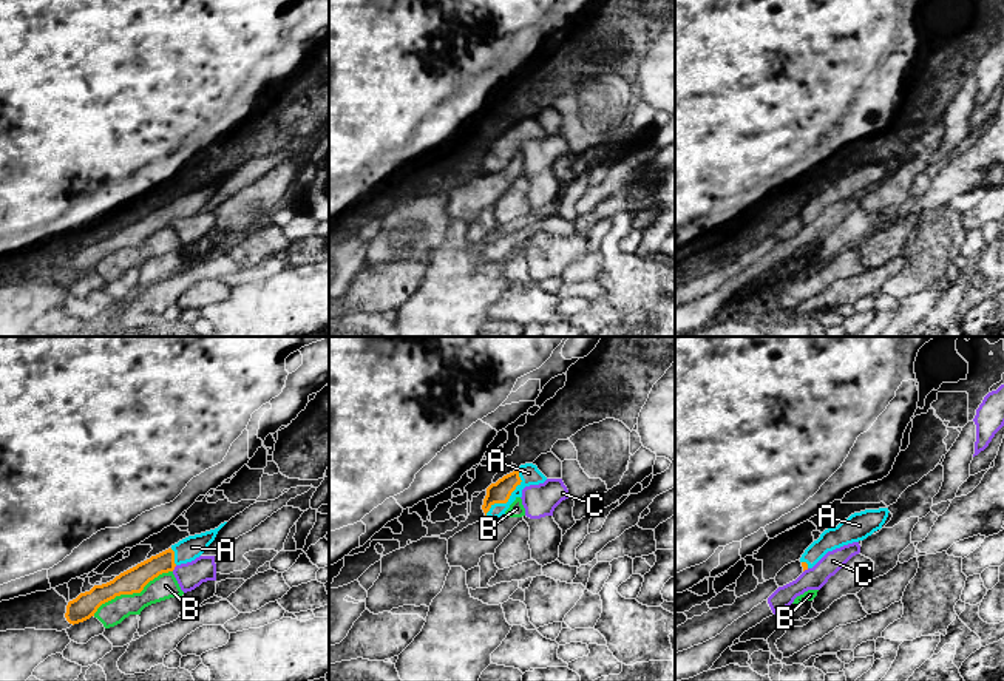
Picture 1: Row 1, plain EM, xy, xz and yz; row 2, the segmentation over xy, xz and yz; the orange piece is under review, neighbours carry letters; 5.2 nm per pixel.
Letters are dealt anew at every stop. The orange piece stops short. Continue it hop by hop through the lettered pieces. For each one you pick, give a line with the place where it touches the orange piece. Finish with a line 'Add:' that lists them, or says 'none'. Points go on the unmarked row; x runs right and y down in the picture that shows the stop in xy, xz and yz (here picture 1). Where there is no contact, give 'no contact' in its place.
A: xz (510, 149)
Add: A

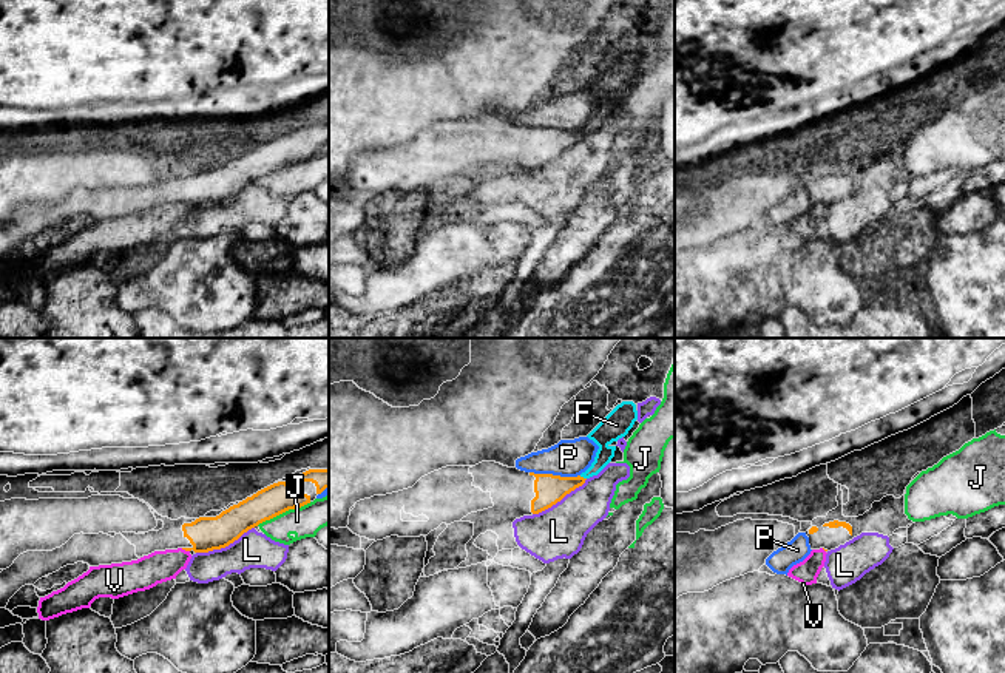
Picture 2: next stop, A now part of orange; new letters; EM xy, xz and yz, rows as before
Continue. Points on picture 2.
Add: none

